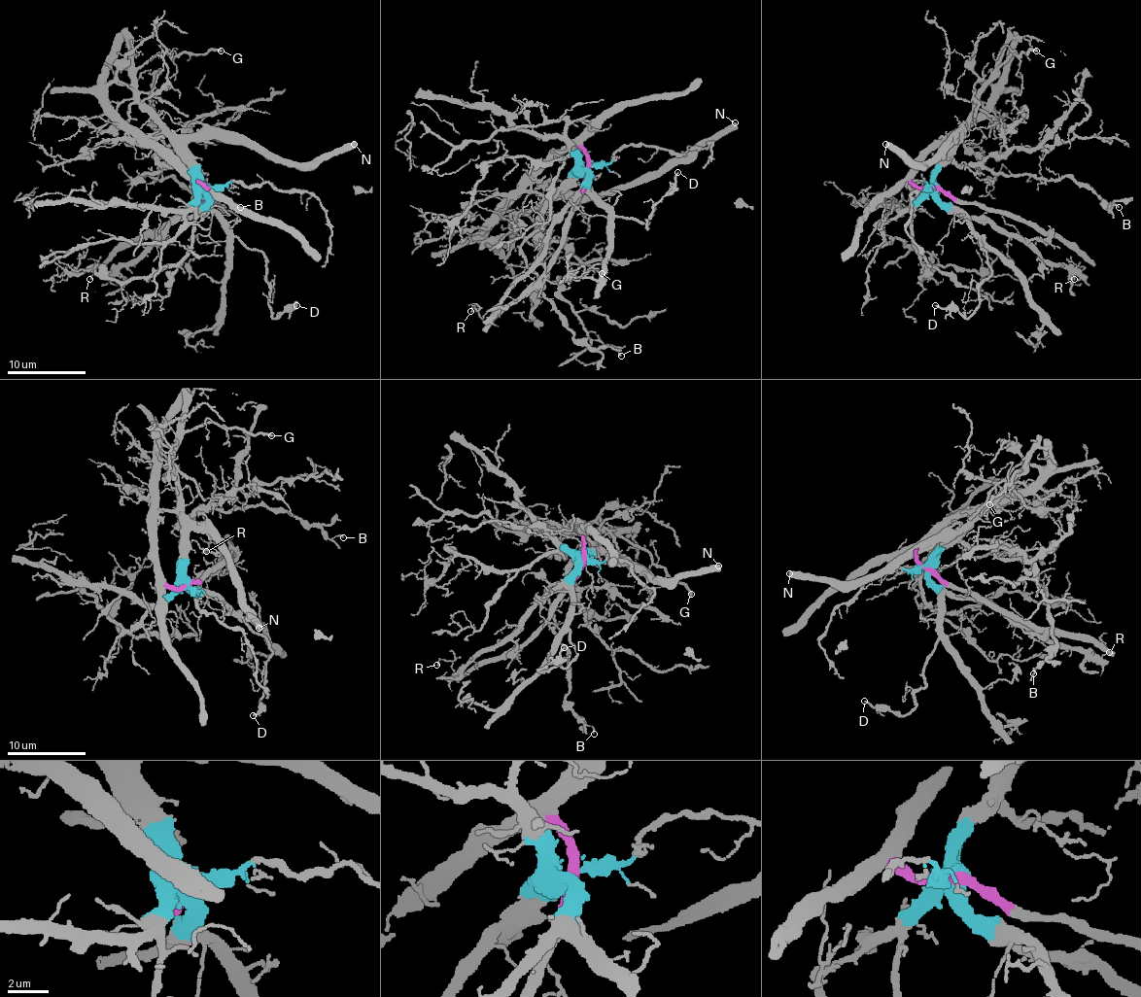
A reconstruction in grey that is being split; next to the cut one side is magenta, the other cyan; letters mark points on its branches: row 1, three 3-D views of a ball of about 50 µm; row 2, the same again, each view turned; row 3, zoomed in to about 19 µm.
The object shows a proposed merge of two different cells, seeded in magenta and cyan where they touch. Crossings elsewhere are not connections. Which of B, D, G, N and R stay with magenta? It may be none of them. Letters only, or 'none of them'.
none of them

